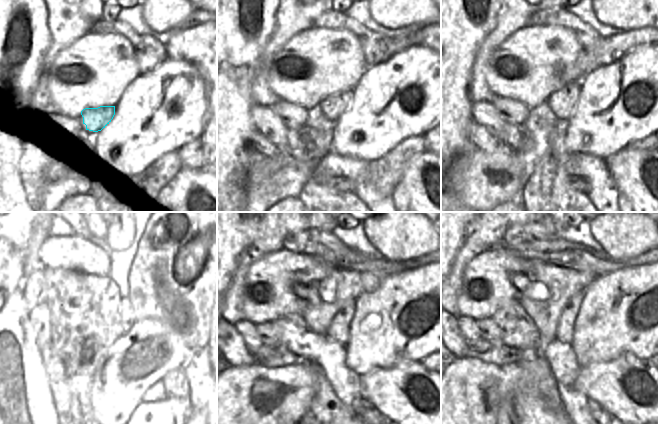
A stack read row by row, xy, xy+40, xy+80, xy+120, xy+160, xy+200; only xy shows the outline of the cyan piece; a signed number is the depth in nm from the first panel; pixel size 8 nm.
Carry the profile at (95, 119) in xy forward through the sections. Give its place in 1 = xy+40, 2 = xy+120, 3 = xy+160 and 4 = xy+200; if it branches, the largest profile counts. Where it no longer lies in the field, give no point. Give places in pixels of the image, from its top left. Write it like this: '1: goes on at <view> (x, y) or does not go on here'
1: goes on at xy+40 (327, 113)
2: goes on at xy+120 (113, 328)
3: goes on at xy+160 (338, 331)
4: goes on at xy+200 (566, 325)

